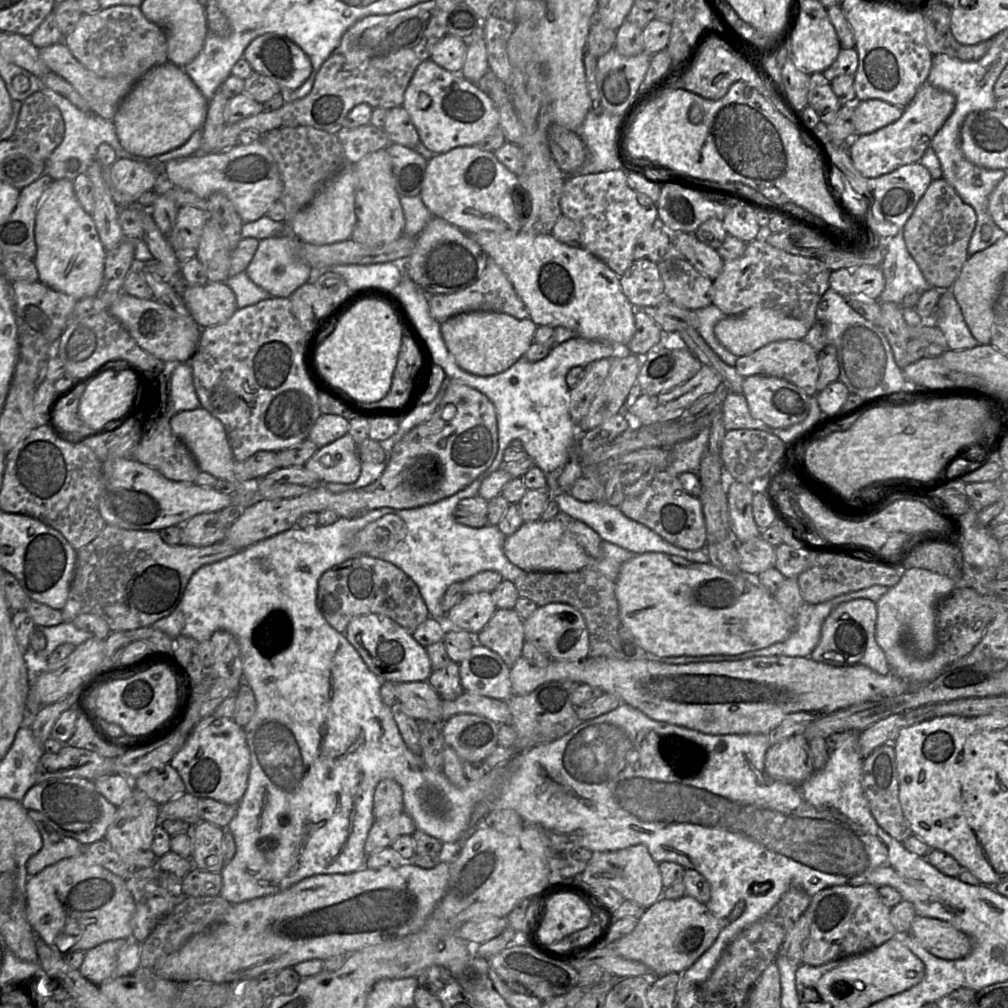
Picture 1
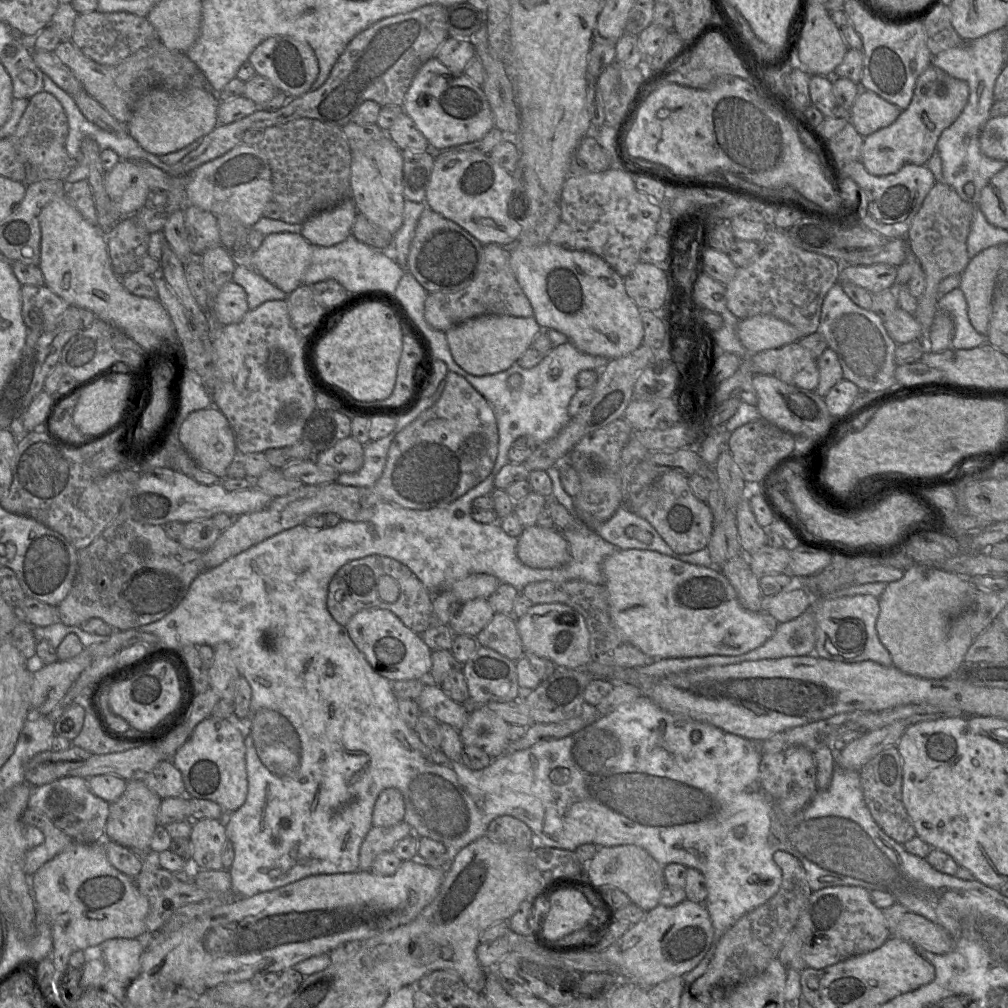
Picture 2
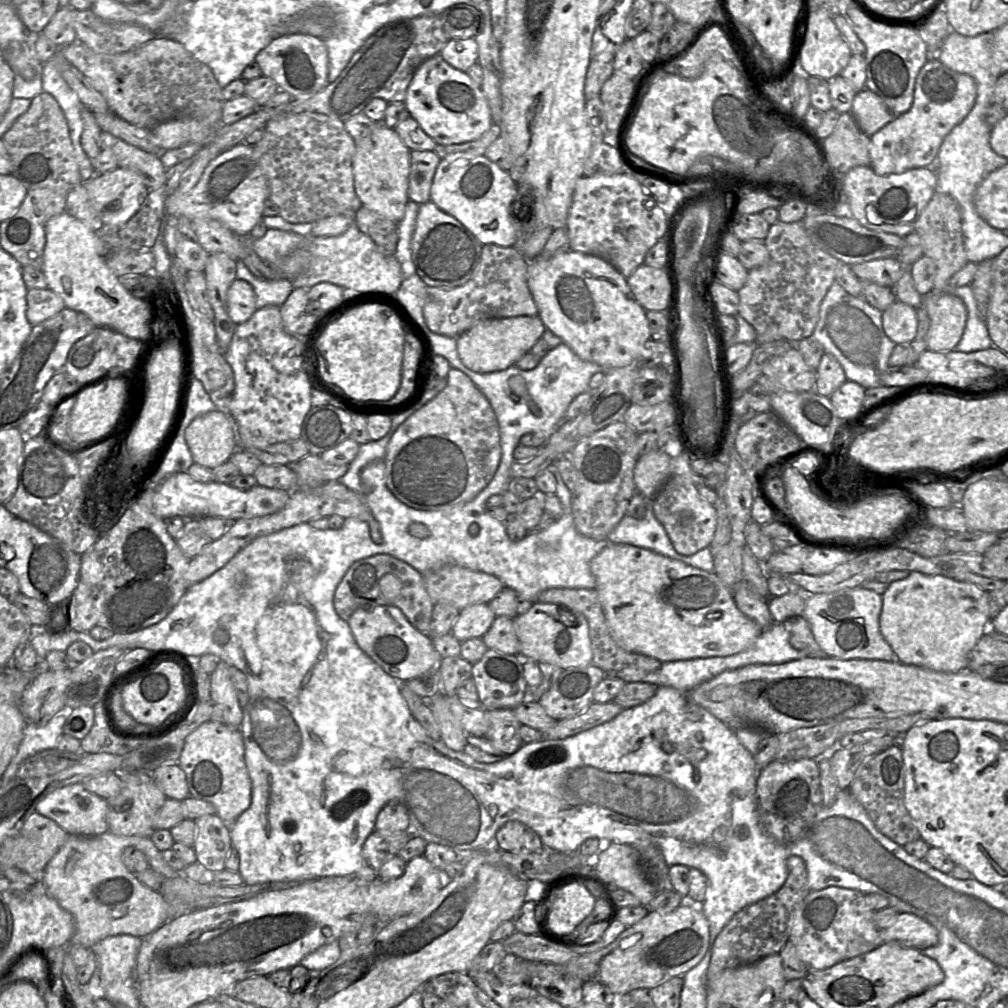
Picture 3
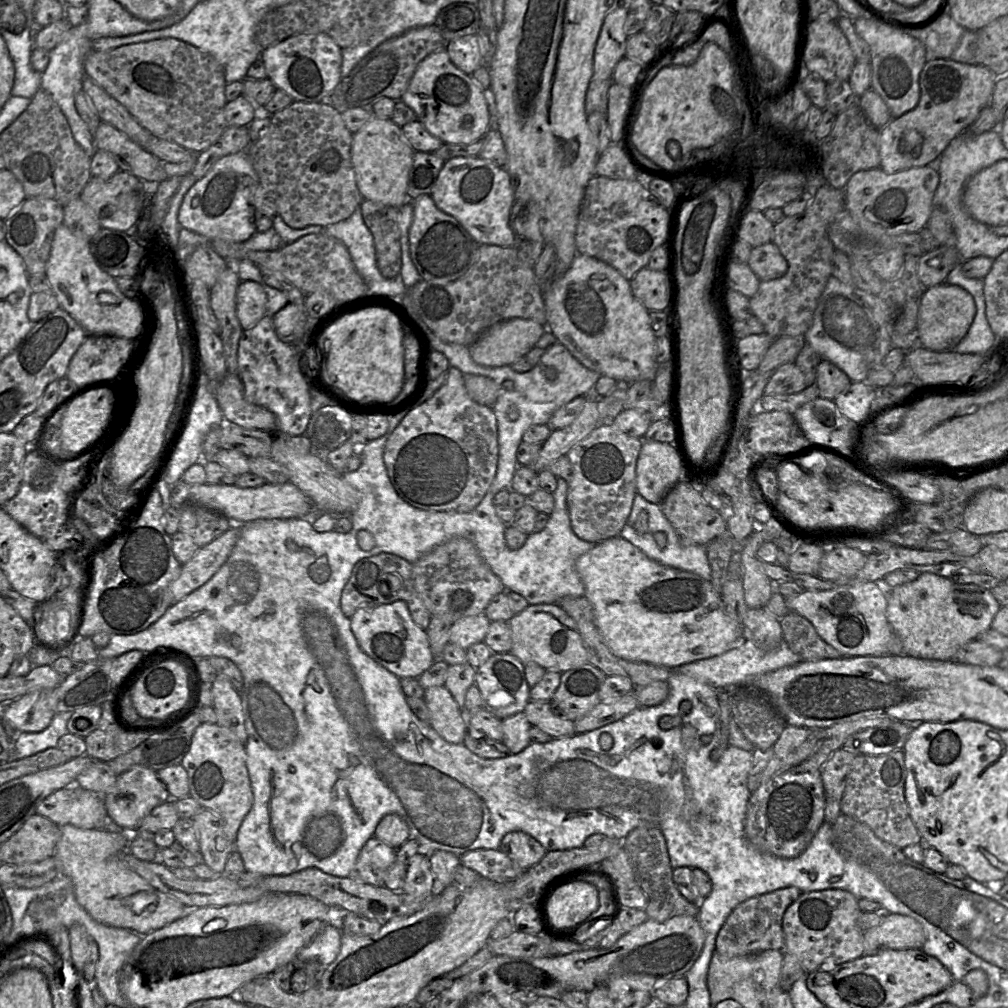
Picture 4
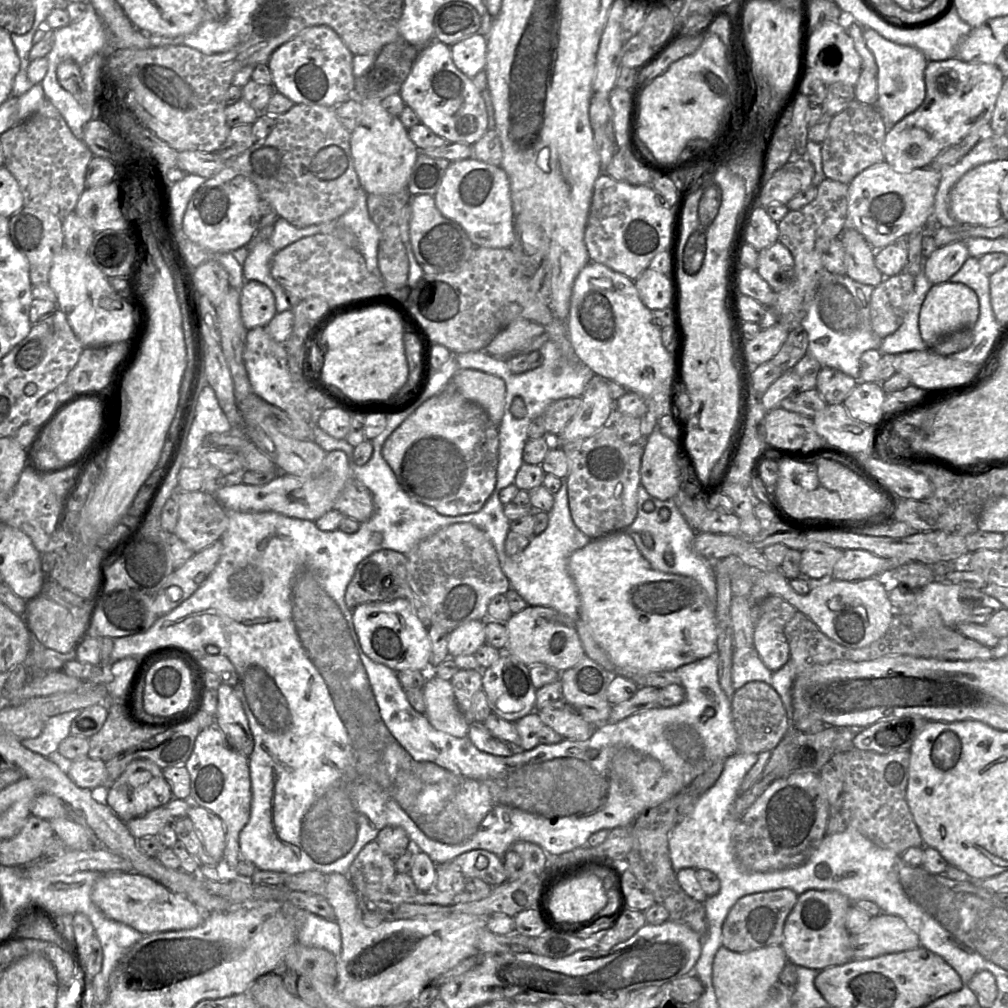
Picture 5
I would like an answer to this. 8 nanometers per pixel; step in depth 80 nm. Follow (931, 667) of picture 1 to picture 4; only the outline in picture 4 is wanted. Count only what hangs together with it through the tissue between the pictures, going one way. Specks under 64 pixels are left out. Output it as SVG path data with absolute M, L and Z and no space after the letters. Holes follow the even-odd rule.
M921 573L916 580L894 587L887 600L886 617L893 633L903 644L904 655L951 661L963 645L991 628L1000 608L991 590L974 584L958 584L932 573Z

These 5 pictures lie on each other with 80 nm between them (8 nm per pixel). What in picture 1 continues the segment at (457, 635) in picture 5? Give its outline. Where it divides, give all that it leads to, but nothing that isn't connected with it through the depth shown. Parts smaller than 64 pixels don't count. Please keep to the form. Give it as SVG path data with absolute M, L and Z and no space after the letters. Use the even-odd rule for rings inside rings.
M489 592L465 594L444 618L448 627L479 633L493 616L497 607Z

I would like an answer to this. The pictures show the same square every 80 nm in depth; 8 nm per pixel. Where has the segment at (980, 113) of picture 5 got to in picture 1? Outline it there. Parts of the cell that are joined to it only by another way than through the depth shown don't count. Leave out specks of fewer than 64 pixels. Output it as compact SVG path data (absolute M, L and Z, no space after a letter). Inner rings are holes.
M926 82L904 108L903 115L897 121L871 134L851 139L848 153L855 168L866 178L876 178L901 166L920 162L924 153L931 147L933 137L953 113L955 106L956 98L953 94Z

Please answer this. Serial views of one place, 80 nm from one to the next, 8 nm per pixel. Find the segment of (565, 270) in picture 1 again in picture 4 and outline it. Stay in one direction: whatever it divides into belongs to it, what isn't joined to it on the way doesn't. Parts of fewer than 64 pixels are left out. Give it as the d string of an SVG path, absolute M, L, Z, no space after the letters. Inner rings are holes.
M577 254L570 268L543 291L547 324L557 341L585 367L620 382L629 384L653 381L658 368L656 361L656 339L651 325L649 312L635 297L630 282L618 270L594 257Z

